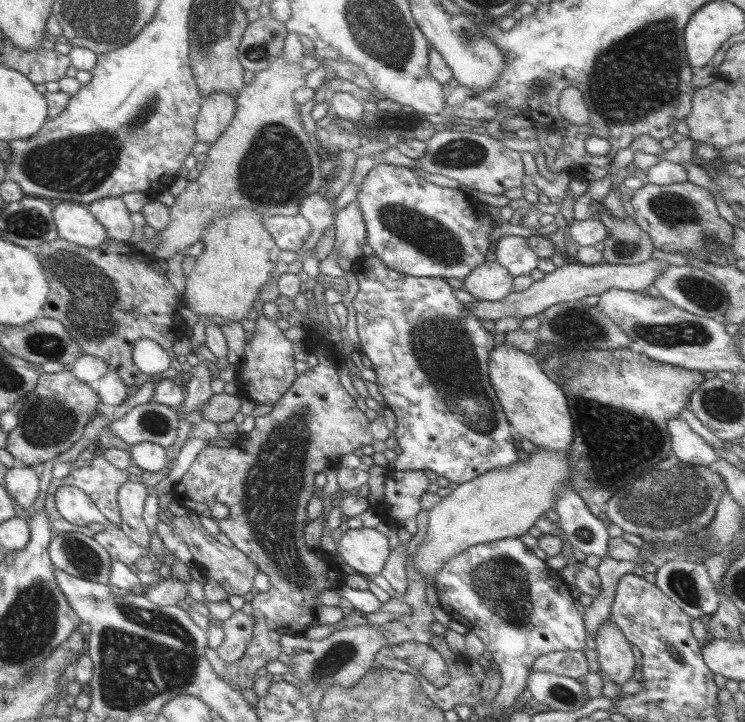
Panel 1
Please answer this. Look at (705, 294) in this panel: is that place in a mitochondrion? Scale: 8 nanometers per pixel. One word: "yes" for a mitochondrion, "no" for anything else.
yes

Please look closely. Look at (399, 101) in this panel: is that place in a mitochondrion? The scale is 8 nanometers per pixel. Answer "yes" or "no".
no

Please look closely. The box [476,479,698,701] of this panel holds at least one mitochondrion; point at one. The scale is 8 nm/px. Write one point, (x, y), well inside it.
(669, 648)

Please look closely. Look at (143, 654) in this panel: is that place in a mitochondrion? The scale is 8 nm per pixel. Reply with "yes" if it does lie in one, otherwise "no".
yes

